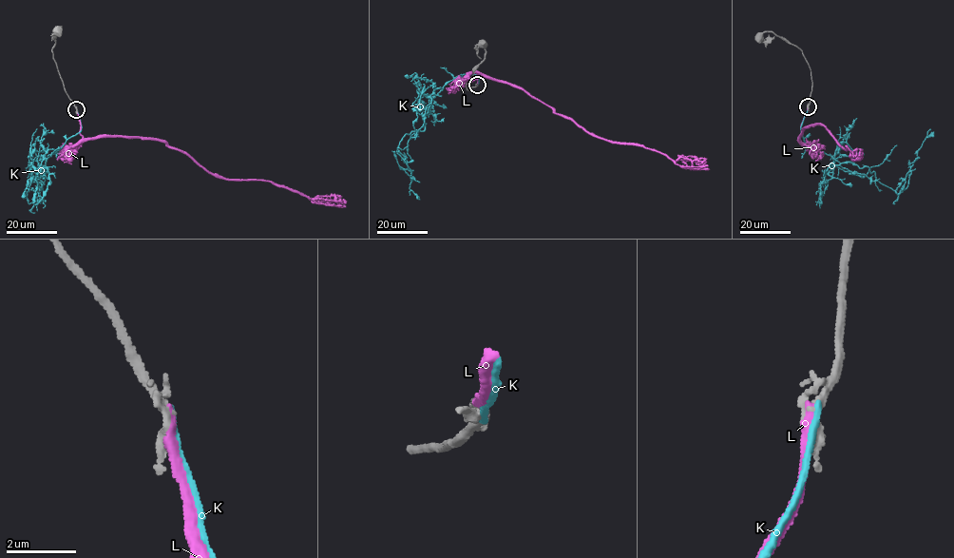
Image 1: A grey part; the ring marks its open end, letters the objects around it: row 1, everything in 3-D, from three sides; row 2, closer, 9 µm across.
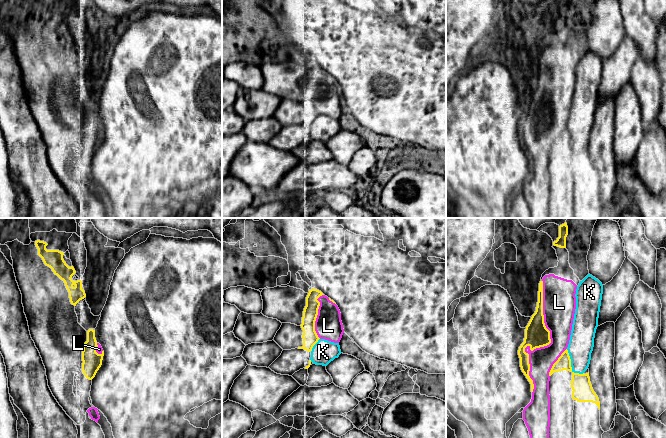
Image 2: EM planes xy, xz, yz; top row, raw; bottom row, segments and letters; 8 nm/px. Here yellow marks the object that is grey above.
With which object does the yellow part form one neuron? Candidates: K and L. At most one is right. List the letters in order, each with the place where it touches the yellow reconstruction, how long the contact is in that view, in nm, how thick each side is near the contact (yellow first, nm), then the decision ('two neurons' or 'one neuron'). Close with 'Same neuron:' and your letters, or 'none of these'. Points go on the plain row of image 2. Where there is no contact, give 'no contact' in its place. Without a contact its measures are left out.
K: contact yz (570, 141); length 240 nm; calibres 160 and 200 nm; one neuron
L: contact yz (546, 121); length 900 nm; calibres 190 and 240 nm; two neurons
Same neuron: K

